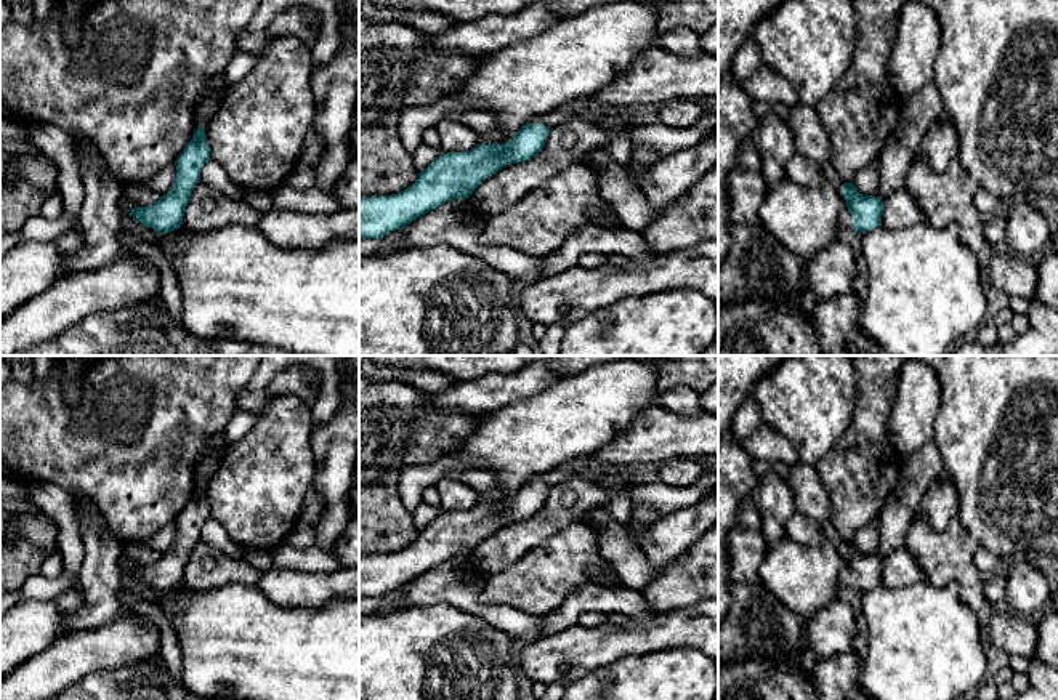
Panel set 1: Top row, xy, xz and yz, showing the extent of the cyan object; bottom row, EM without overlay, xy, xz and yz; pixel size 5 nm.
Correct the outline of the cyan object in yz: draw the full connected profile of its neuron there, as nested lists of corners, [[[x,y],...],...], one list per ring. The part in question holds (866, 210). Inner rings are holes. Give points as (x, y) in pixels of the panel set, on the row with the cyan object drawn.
[[[853,181],[843,184],[846,210],[840,216],[843,231],[856,229],[864,234],[882,226],[883,200],[875,195],[859,194]]]

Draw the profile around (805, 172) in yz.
[[[798,152],[789,160],[785,173],[789,181],[802,187],[819,186],[826,181],[822,165]]]

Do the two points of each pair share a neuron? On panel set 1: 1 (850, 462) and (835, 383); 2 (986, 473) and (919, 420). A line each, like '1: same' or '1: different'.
1: different
2: different

